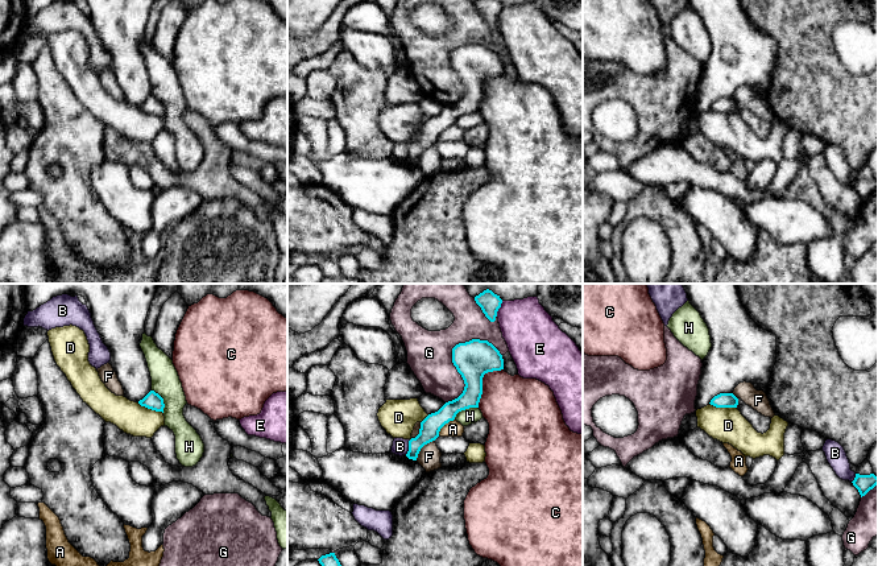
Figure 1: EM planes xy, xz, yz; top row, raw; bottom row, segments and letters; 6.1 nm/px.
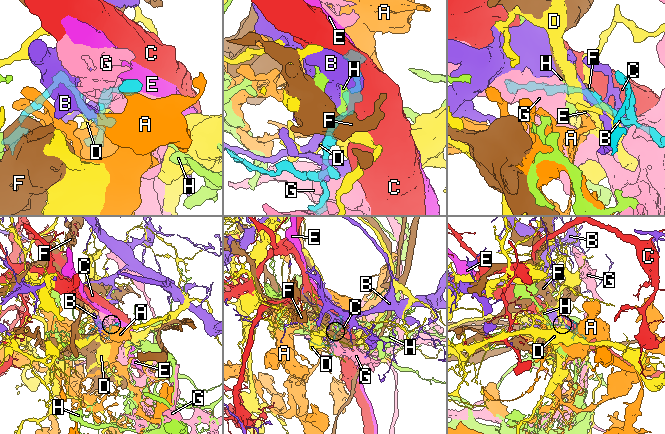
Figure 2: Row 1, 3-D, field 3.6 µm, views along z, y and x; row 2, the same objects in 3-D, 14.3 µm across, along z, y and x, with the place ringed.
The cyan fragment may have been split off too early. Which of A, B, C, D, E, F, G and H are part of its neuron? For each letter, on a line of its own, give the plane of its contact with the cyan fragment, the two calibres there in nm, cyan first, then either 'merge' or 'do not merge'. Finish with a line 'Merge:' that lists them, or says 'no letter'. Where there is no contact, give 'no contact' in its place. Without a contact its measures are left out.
A: xz | 120/100 nm | do not merge
B: xz | 120/100 nm | do not merge
C: xz | 220/360 nm | do not merge
D: yz | 100/220 nm | do not merge
E: xz | 130/320 nm | do not merge
F: xz | 120/140 nm | do not merge
G: xz | 220/280 nm | do not merge
H: xz | 160/100 nm | do not merge
Merge: no letter

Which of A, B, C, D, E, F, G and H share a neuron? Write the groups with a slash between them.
A / B / C / D / E / F / G / H

